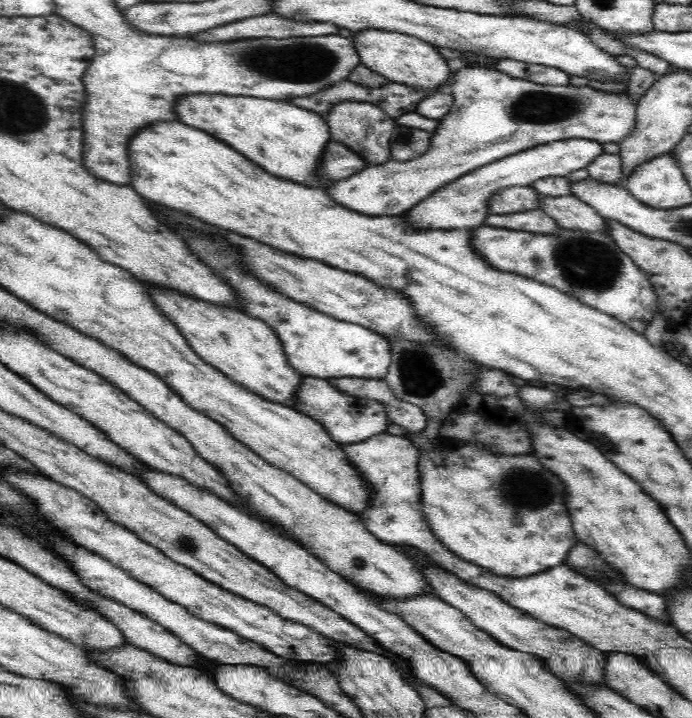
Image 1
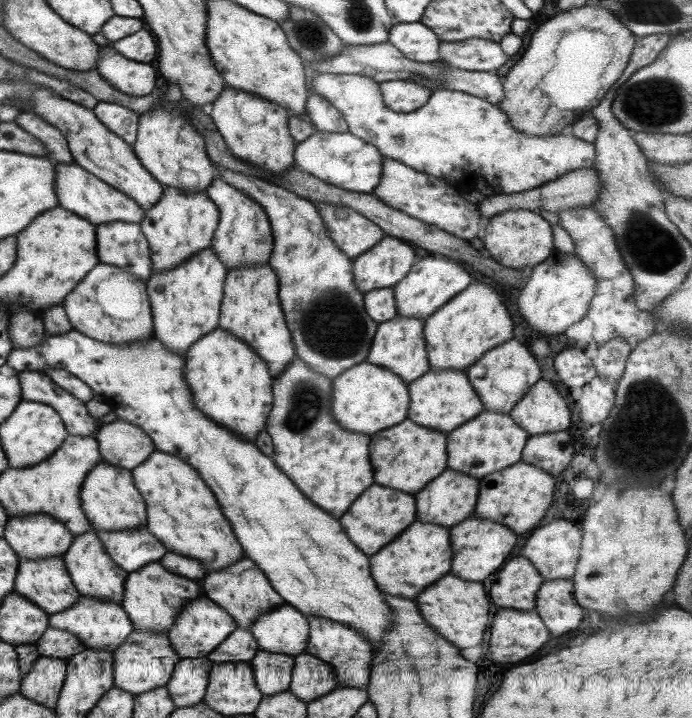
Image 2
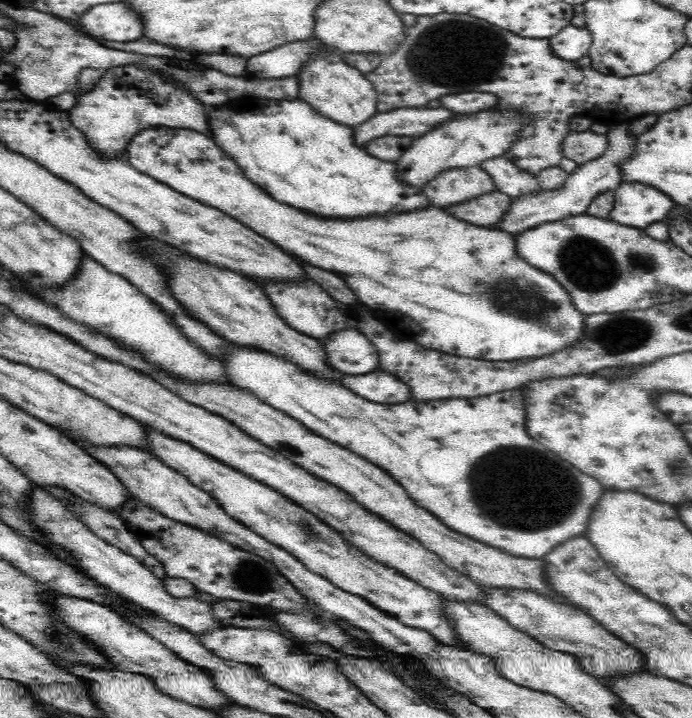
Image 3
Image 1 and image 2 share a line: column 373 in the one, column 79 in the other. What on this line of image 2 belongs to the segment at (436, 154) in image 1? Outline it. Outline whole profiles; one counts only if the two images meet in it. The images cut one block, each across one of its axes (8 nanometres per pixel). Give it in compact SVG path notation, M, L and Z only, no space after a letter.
M55 163L55 190L57 190L55 192L57 194L57 204L61 208L77 214L79 218L85 218L91 224L109 222L133 222L133 224L139 224L144 217L143 209L133 199L105 184L75 163Z

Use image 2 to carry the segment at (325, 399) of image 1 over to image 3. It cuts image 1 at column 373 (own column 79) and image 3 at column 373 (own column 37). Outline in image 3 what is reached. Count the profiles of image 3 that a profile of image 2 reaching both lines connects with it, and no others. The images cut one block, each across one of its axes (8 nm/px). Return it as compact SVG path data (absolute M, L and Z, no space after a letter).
M384 372L364 376L343 376L339 378L339 383L370 402L398 404L409 400L406 385L402 386L403 382Z

